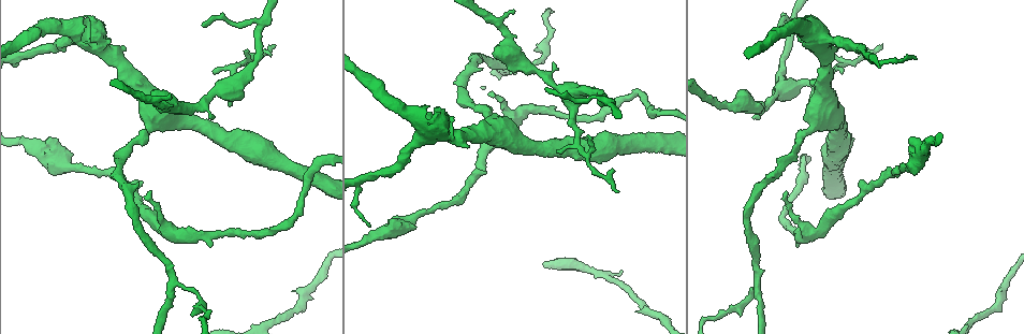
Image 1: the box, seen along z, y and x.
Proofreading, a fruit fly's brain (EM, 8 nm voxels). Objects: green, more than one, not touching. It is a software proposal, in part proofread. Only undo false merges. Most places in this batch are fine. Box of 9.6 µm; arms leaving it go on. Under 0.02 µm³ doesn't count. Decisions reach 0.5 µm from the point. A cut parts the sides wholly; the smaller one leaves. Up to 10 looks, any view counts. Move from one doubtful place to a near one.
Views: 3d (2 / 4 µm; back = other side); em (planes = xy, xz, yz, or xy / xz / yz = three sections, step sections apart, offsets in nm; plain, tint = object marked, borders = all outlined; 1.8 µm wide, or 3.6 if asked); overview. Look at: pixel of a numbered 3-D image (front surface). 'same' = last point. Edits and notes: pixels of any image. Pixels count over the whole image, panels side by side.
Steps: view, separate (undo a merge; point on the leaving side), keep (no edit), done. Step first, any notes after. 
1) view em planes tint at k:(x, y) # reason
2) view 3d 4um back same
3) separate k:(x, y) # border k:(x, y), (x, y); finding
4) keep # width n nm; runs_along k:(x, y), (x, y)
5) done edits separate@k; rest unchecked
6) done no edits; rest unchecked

view 3d 4um at 1:(603, 101) # abrupt turn

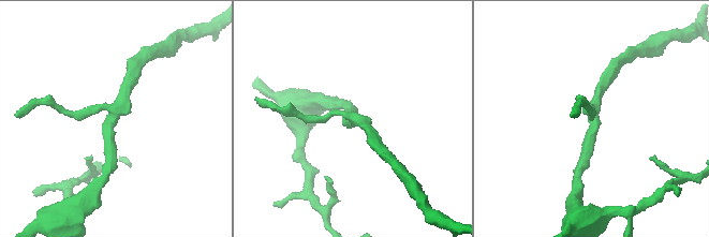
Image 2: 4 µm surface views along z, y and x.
view em planes borders at 2:(594, 105) # shape alone is not enough

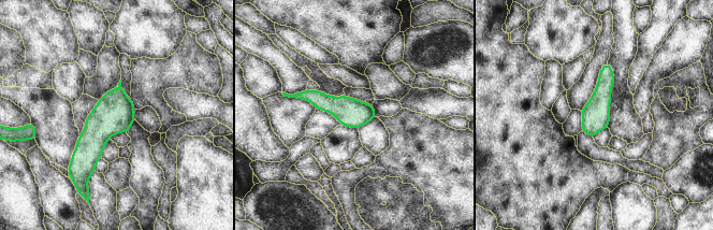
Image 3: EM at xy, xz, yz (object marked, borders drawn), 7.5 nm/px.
keep # runs_along 3:(299, 95), (372, 115); one neuron here

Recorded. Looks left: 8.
view em planes tint at 1:(87, 38) # arms run side by side

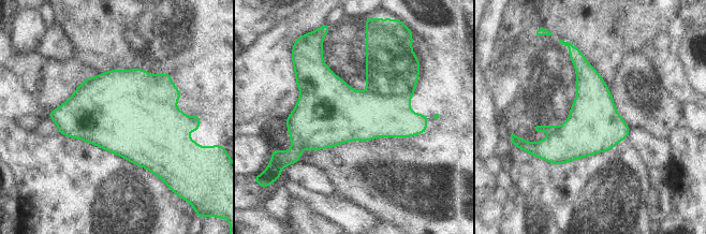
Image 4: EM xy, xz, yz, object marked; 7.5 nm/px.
keep # continuous, no second neuron

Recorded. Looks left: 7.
view em planes plain at 1:(375, 235) # calibre changes

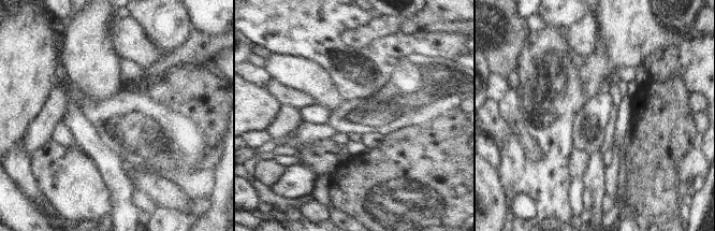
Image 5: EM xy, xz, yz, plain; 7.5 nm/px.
view em planes tint same # where the object lies

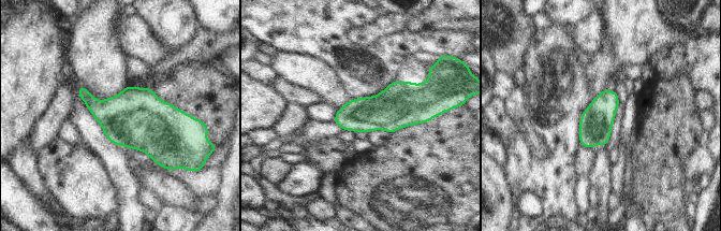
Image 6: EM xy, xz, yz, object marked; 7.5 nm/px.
keep # all the same neuron

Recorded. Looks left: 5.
view em yz step 16 tint at 1:(174, 277) # three-way junction

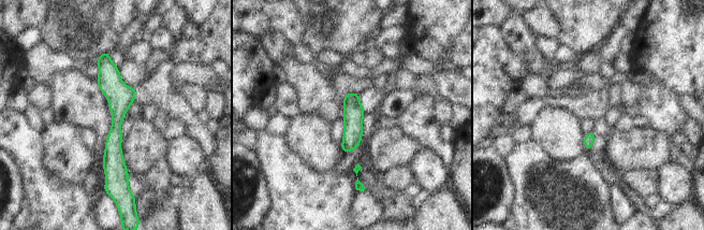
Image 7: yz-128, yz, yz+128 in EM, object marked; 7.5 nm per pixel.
keep # width 150 nm; runs_along 7:(104, 55), (117, 92), (117, 177); continuous, no second neuron

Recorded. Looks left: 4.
done no edits; rest unchecked

